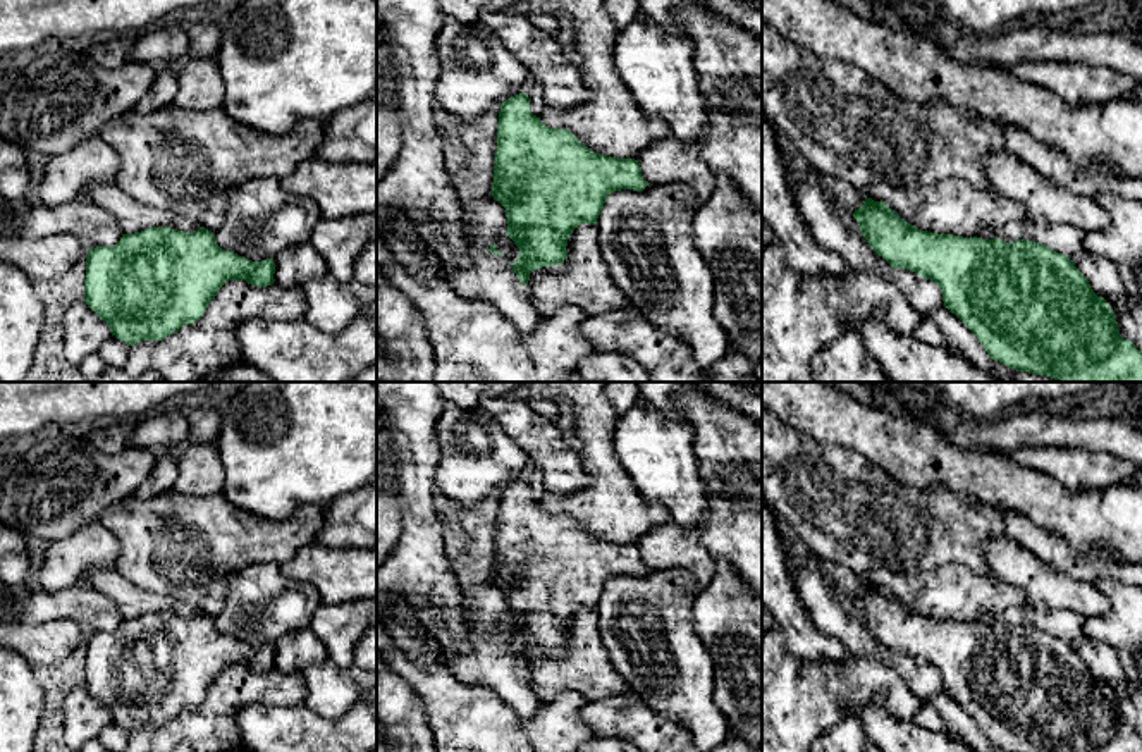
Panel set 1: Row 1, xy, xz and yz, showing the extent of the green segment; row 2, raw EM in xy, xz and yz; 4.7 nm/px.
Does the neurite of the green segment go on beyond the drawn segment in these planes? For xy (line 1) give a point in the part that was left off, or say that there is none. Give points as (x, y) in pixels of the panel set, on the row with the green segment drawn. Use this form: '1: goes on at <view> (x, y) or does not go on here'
1: does not go on here

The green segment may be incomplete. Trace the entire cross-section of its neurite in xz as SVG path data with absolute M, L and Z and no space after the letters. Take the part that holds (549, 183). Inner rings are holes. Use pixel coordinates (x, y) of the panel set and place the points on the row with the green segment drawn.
M526 93L502 102L490 194L506 208L506 234L519 248L518 262L511 267L525 286L533 270L564 263L569 236L580 224L597 224L611 193L643 191L647 186L638 160L595 153L571 131L547 127L531 114Z

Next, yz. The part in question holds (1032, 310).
M867 196L853 217L869 246L894 270L912 270L941 287L944 306L977 336L992 360L1020 372L1051 377L1056 382L1142 382L1142 353L1120 334L1114 311L1104 298L1094 293L1073 260L1063 253L1028 239L1006 243L999 237L927 232L901 219L886 201L874 201Z

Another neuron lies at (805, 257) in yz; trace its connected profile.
M762 110L762 224L769 225L784 248L795 272L805 277L844 277L848 265L834 253L822 250L803 224L786 167L776 141L776 129Z

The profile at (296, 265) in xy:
M310 241L287 248L273 258L273 263L273 279L279 286L303 287L308 280L320 279L328 274L325 260Z

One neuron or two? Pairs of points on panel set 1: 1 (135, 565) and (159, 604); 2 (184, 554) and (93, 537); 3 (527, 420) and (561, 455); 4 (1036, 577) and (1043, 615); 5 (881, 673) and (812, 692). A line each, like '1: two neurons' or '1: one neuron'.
1: two neurons
2: two neurons
3: one neuron
4: two neurons
5: one neuron

